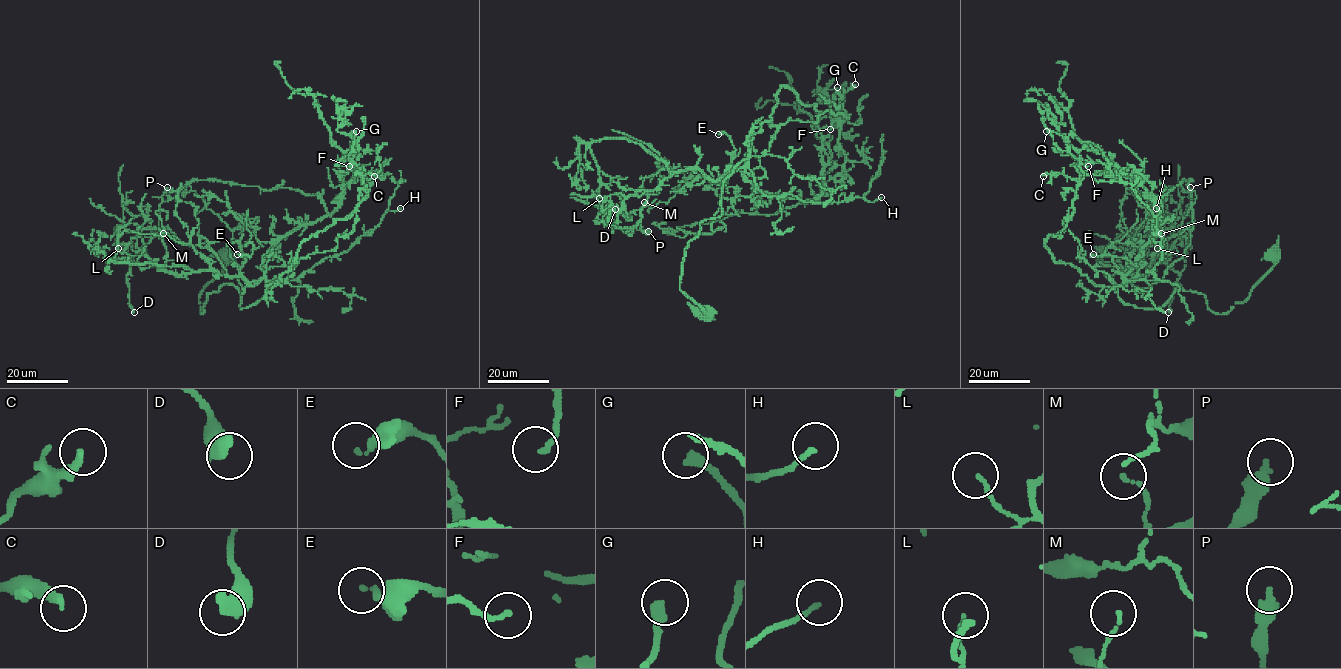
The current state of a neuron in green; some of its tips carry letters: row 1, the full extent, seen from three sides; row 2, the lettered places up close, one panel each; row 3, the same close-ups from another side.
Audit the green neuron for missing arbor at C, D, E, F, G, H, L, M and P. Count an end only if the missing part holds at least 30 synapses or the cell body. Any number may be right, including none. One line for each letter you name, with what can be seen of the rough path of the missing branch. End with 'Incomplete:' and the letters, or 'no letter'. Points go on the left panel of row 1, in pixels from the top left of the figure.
Incomplete: no letter

